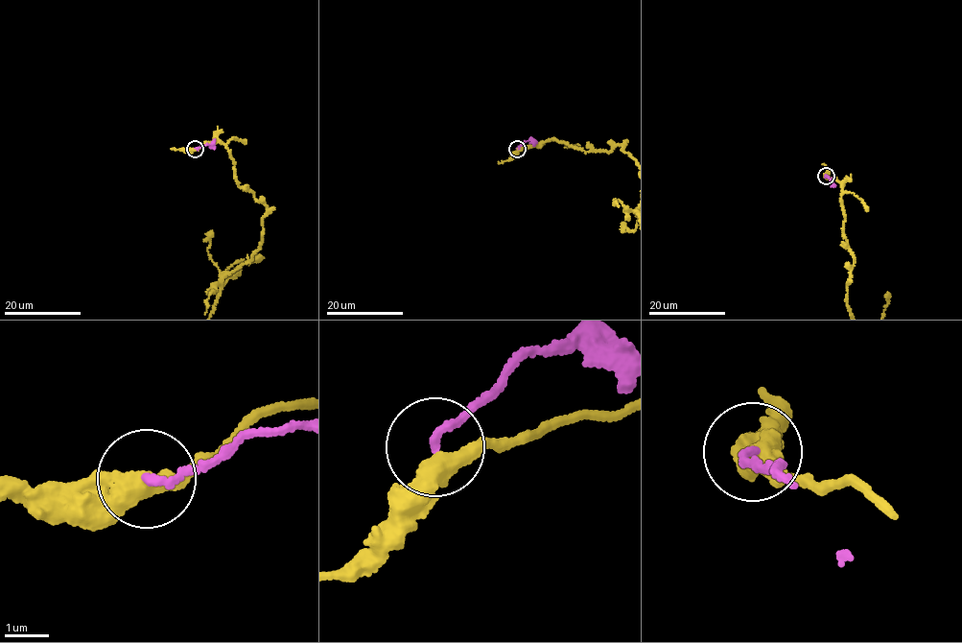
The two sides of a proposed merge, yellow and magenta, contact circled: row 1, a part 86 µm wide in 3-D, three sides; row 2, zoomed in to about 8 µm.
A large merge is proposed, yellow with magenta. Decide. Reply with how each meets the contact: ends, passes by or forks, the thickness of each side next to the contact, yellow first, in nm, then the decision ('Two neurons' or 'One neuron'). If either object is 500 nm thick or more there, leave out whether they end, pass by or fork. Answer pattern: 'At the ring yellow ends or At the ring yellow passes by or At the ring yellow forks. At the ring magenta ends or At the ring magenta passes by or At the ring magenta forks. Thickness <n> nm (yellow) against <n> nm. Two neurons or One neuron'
At the ring yellow passes by. At the ring magenta ends. Thickness 440 nm (yellow) against 170 nm. Two neurons

